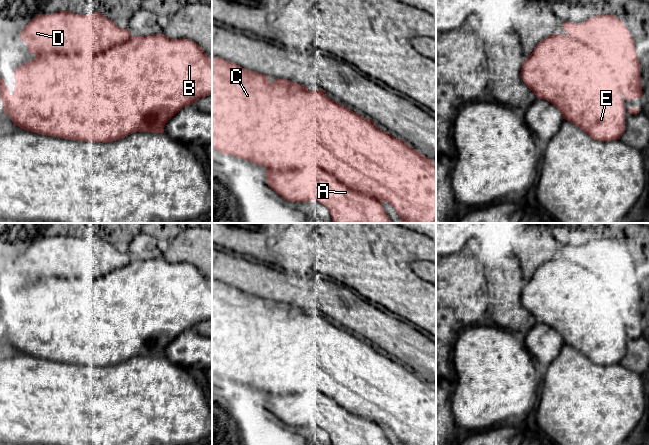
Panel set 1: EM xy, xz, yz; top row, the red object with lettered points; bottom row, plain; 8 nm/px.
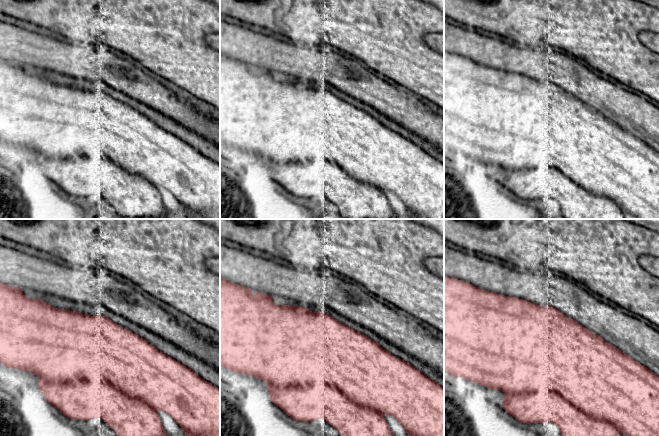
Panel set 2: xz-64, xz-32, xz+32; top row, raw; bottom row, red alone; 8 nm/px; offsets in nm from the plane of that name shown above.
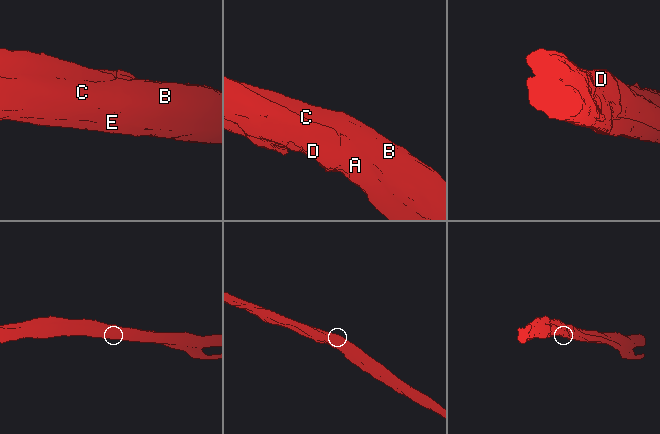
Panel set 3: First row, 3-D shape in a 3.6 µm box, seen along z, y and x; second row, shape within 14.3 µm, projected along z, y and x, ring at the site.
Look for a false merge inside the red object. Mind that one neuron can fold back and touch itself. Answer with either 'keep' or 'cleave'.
cleave

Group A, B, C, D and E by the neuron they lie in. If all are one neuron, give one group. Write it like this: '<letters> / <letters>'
A D / B C E

